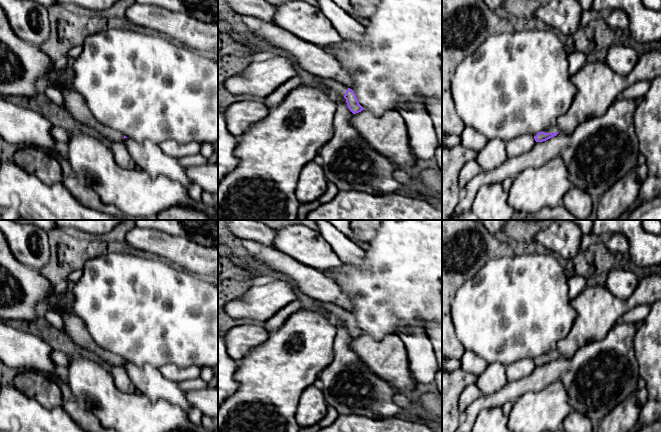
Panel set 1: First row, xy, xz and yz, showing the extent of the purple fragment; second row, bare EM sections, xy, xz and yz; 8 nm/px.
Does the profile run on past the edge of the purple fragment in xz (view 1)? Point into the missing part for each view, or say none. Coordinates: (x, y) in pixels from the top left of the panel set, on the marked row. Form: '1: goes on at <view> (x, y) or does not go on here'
1: goes on at xz (335, 89)

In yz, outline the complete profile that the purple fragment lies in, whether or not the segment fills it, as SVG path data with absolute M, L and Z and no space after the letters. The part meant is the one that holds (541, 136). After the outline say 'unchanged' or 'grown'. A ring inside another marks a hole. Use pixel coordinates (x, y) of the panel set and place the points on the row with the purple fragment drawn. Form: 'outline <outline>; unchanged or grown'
outline M553 124L547 129L538 132L537 134L534 135L534 139L536 142L543 142L546 141L554 136L556 136L559 133L559 127L557 124Z; grown

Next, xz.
outline M317 77L317 80L322 83L323 89L325 89L334 99L336 97L342 97L347 103L349 110L353 113L359 113L363 107L359 104L356 94L352 89L332 79L324 79Z; grown

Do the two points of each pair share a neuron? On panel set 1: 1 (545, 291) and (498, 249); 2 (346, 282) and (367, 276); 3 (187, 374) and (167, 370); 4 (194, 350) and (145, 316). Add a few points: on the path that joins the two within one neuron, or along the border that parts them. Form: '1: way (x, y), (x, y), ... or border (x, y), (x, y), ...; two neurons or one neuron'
1: border (515, 255), (495, 258), (484, 265); two neurons
2: way (351, 282), (362, 281); one neuron
3: way (182, 374), (172, 372); one neuron
4: way (182, 338), (160, 316), (157, 316); one neuron

